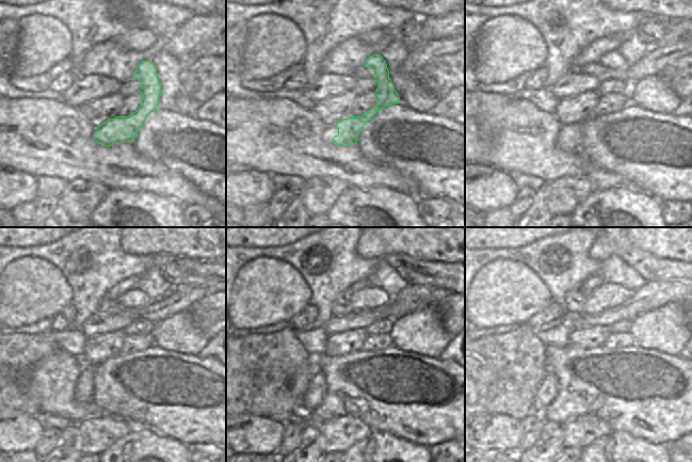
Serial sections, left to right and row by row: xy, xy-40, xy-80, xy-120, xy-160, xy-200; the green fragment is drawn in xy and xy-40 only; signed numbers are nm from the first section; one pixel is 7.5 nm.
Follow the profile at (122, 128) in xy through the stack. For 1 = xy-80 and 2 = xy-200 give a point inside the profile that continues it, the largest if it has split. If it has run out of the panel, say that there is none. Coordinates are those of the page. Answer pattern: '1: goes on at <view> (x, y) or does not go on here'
1: goes on at xy-80 (613, 60)
2: goes on at xy-200 (608, 296)

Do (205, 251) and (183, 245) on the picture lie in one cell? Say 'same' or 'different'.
same

